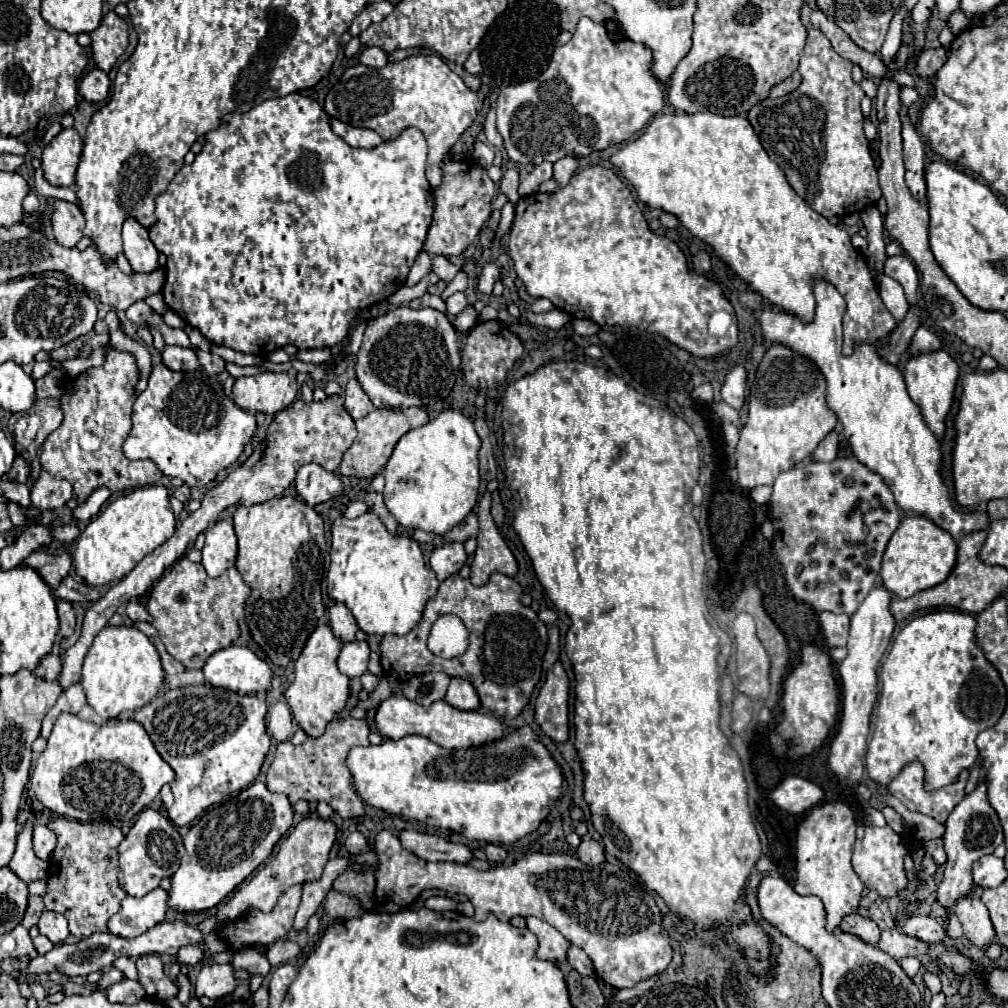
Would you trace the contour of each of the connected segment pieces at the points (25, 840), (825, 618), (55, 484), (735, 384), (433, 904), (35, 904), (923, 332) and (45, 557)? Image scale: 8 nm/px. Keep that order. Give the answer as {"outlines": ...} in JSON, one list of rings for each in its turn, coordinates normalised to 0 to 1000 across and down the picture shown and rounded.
{"outlines":[[[[29,815],[17,831],[17,843],[9,855],[9,861],[13,867],[17,867],[21,873],[25,873],[25,877],[33,875],[33,873],[47,873],[49,855],[43,855],[41,851],[35,849],[33,839],[31,839],[31,817]]],[[[814,607],[813,609],[813,617],[814,617],[814,625],[818,629],[820,641],[822,643],[832,643],[832,641],[840,641],[840,633],[842,633],[842,611],[840,609],[826,609],[826,607]]],[[[41,466],[33,486],[31,486],[31,498],[33,504],[25,506],[27,518],[39,508],[39,506],[55,506],[61,504],[68,494],[72,492],[72,482],[63,476],[63,474],[55,474],[51,472],[47,466]]],[[[735,361],[725,363],[715,385],[715,395],[729,407],[735,407],[739,399],[739,379],[741,379],[741,367]]],[[[430,889],[426,893],[422,893],[422,899],[426,903],[432,903],[432,905],[447,905],[447,903],[453,903],[453,897],[443,891],[443,889]]],[[[29,887],[29,899],[27,899],[27,903],[25,903],[25,911],[23,911],[23,919],[25,921],[31,921],[31,919],[35,919],[37,917],[37,913],[39,913],[39,909],[41,909],[41,905],[43,905],[43,891],[41,889],[31,889]]],[[[912,325],[904,337],[904,343],[902,343],[902,349],[900,349],[900,355],[902,353],[914,353],[914,349],[930,349],[934,347],[934,339],[928,331],[924,331],[920,325]]],[[[37,546],[33,550],[29,550],[21,562],[29,562],[35,567],[39,567],[39,571],[49,579],[51,585],[55,585],[61,577],[63,571],[68,569],[70,565],[70,554],[66,548],[61,550],[47,550],[43,546]]]]}

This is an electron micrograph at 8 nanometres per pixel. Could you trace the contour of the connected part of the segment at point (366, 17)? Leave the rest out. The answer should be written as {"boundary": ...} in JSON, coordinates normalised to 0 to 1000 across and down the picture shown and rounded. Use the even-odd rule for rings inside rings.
{"boundary":[[[385,1],[365,5],[354,16],[354,20],[350,20],[350,24],[346,28],[346,34],[348,36],[356,36],[366,24],[378,22],[390,11],[390,8],[391,6]]]}

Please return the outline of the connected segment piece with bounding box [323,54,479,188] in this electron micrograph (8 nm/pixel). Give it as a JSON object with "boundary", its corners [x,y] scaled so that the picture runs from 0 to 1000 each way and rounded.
{"boundary":[[[408,56],[398,62],[386,62],[382,67],[364,67],[354,63],[344,67],[336,81],[324,91],[322,111],[342,123],[372,129],[380,139],[392,139],[402,127],[420,131],[426,143],[424,179],[428,187],[438,183],[438,165],[445,147],[471,121],[475,97],[459,79],[445,69],[436,56]]]}

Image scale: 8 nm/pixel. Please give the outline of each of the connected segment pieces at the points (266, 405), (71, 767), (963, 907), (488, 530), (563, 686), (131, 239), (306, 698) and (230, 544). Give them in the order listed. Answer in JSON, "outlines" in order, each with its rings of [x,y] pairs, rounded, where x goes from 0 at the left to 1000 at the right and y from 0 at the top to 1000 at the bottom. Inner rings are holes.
{"outlines":[[[[259,369],[235,375],[231,397],[245,409],[275,411],[285,405],[297,391],[297,381],[287,369]]],[[[61,708],[47,732],[47,742],[35,756],[29,776],[37,794],[59,810],[78,815],[130,815],[154,794],[162,778],[172,774],[172,762],[160,754],[148,728],[136,714],[92,718],[82,716],[74,708]]],[[[953,891],[947,899],[945,905],[949,907],[953,919],[955,919],[955,929],[969,940],[979,940],[985,931],[987,931],[987,923],[981,911],[981,903],[977,901],[977,897],[967,891]]],[[[479,490],[475,496],[473,512],[475,512],[475,532],[473,532],[473,546],[467,558],[467,579],[479,581],[487,567],[497,567],[501,571],[513,569],[513,558],[503,544],[501,536],[497,534],[487,510],[487,490]]],[[[551,657],[551,661],[543,667],[543,675],[531,694],[531,716],[551,736],[561,736],[564,730],[563,692],[564,673],[557,657]]],[[[128,216],[122,222],[122,244],[124,254],[134,270],[152,270],[156,266],[158,250],[150,242],[146,226],[134,216]]],[[[318,619],[307,631],[301,649],[293,657],[293,675],[285,683],[283,692],[289,700],[291,712],[295,714],[297,722],[307,730],[314,732],[320,730],[326,716],[330,716],[336,706],[342,702],[346,692],[346,673],[334,665],[334,651],[338,647],[338,637],[330,631],[328,623]]],[[[217,516],[213,522],[203,526],[201,542],[201,563],[207,573],[219,571],[225,563],[233,562],[235,534],[229,516]]]]}

